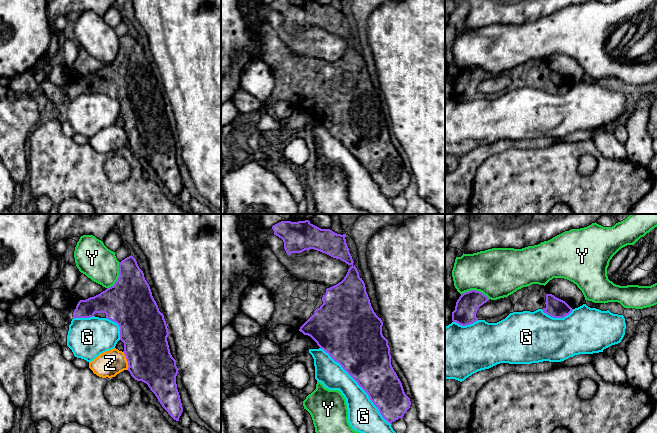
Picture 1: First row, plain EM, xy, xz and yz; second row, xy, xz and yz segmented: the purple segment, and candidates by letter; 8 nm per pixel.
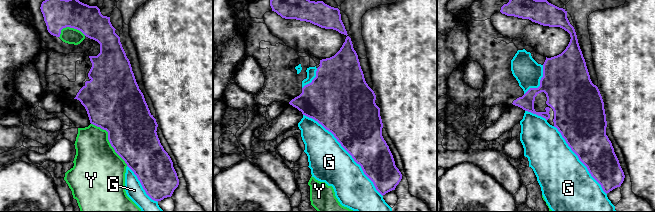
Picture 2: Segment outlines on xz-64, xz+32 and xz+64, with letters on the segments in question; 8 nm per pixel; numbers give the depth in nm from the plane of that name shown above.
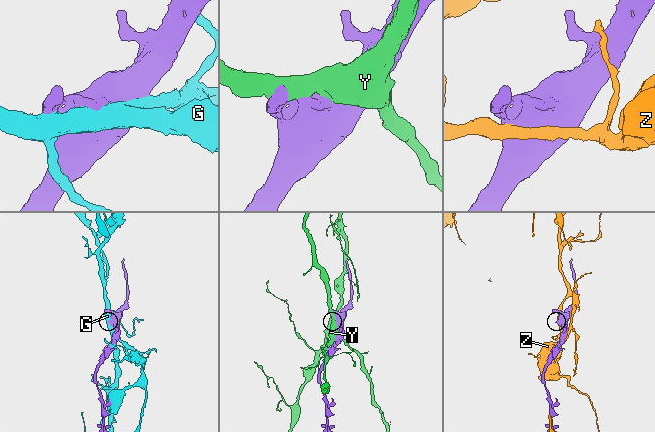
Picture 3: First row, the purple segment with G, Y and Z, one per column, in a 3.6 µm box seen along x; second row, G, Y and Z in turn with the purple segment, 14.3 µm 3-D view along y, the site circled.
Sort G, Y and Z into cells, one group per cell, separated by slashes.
G / Y / Z

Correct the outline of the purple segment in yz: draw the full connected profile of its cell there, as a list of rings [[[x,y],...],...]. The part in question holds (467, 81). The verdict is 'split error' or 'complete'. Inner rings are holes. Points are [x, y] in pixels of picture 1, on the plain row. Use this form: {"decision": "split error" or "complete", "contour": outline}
{"decision": "complete", "contour": [[[471,66],[461,70],[452,88],[452,97],[466,102],[478,97],[476,89],[480,82],[488,77],[488,73],[480,67]]]}

